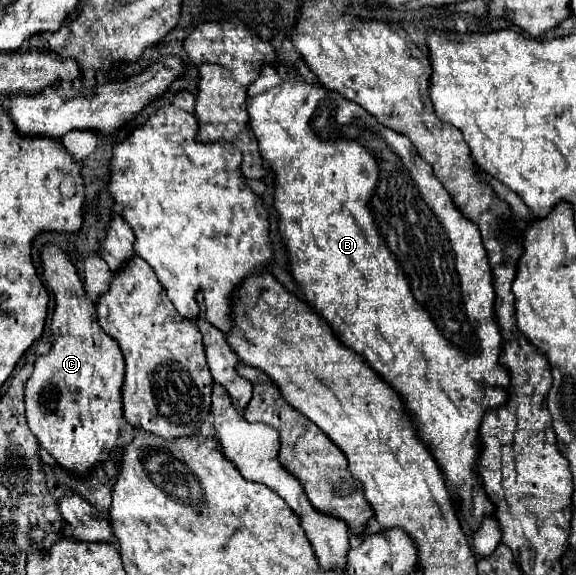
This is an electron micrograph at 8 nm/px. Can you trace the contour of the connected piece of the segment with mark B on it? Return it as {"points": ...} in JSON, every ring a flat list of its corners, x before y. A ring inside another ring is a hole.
{"points":[[263,64,259,78,249,84,247,112,249,112,249,126,259,142,259,152,275,174,277,186,273,192,273,208,277,210,277,216,279,216,279,236,287,250,289,270,299,290,303,292,309,306,327,324,331,324,337,340,343,346,349,346,349,350,353,350,361,358,365,358,367,366,371,366,371,370,375,370,379,378,383,378,387,384,391,384,393,390,397,390,407,416,415,424,417,436,425,442,425,446,437,460,445,476,445,482,455,490,455,498,459,502,459,512,463,520,467,522,471,532,475,532,481,526,483,518,495,514,495,504,491,502,491,498,487,498,487,492,481,486,475,490,475,484,479,482,477,464,483,450,483,444,479,438,479,426,487,410,503,406,505,398,509,396,509,374,507,374,507,368,499,364,503,338,493,314,493,306,495,306,493,274,491,274,491,268,487,268,487,250,481,244,479,228,475,228,475,224,459,212,453,198,447,194,443,184,439,184,439,180,435,178,431,164,419,158,419,152,415,150,415,146,411,144,407,136,383,126,371,114,367,114,367,110,343,98,341,94,327,92,327,88,323,88,321,84,309,84,301,74,289,74,289,72,281,74,275,64],[383,160,385,160,385,178,379,178]]}

